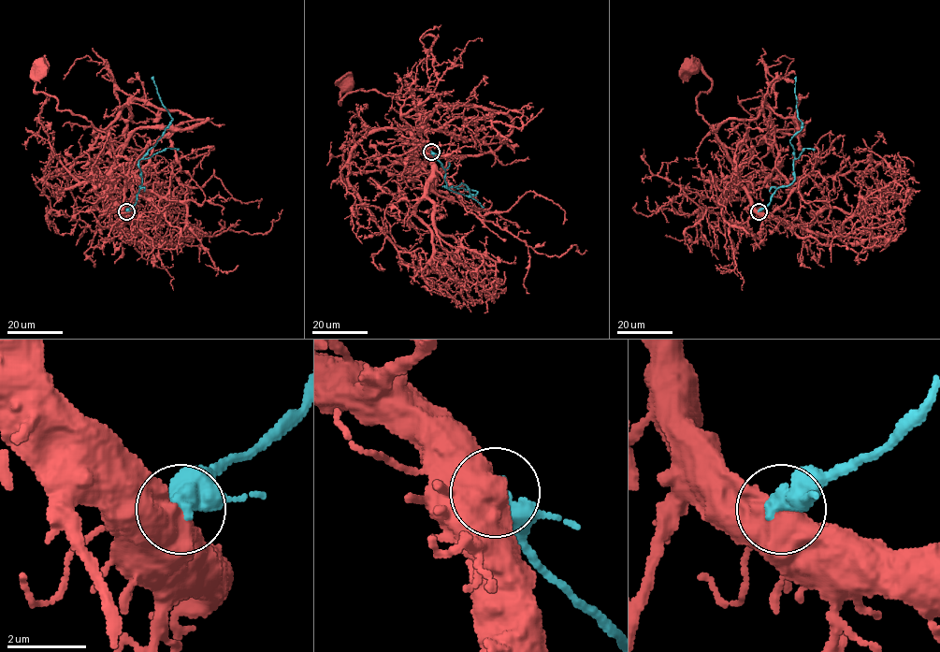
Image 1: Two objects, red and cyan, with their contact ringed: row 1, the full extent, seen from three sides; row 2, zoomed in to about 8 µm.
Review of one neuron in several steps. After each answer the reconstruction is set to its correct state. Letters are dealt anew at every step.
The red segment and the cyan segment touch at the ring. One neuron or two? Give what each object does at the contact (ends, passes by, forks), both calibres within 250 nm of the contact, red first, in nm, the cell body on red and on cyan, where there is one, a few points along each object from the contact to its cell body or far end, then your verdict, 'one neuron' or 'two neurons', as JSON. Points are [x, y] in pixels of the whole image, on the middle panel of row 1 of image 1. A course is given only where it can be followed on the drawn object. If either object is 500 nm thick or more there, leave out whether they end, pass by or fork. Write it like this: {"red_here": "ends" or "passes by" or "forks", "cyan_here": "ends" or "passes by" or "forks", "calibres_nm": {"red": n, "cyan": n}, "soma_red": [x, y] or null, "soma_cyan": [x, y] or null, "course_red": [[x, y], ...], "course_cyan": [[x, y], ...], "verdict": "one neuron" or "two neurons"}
{"calibres_nm": {"red": 800, "cyan": 600}, "soma_red": [344, 81], "soma_cyan": null, "course_red": [[431, 152], [401, 115], [404, 101], [397, 94], [404, 89], [409, 104], [359, 90], [340, 105], [346, 81]], "course_cyan": [[431, 152], [446, 171], [446, 187], [443, 187], [456, 187], [462, 182], [470, 194], [477, 193], [456, 188]], "verdict": "two neurons"}

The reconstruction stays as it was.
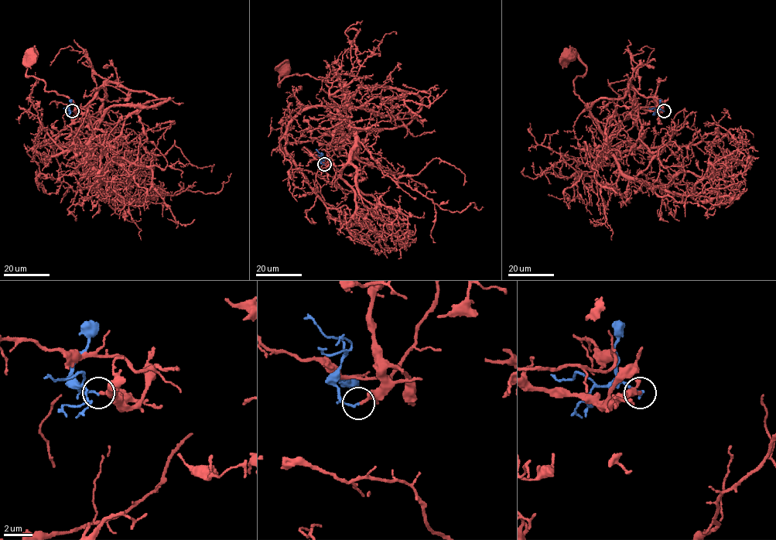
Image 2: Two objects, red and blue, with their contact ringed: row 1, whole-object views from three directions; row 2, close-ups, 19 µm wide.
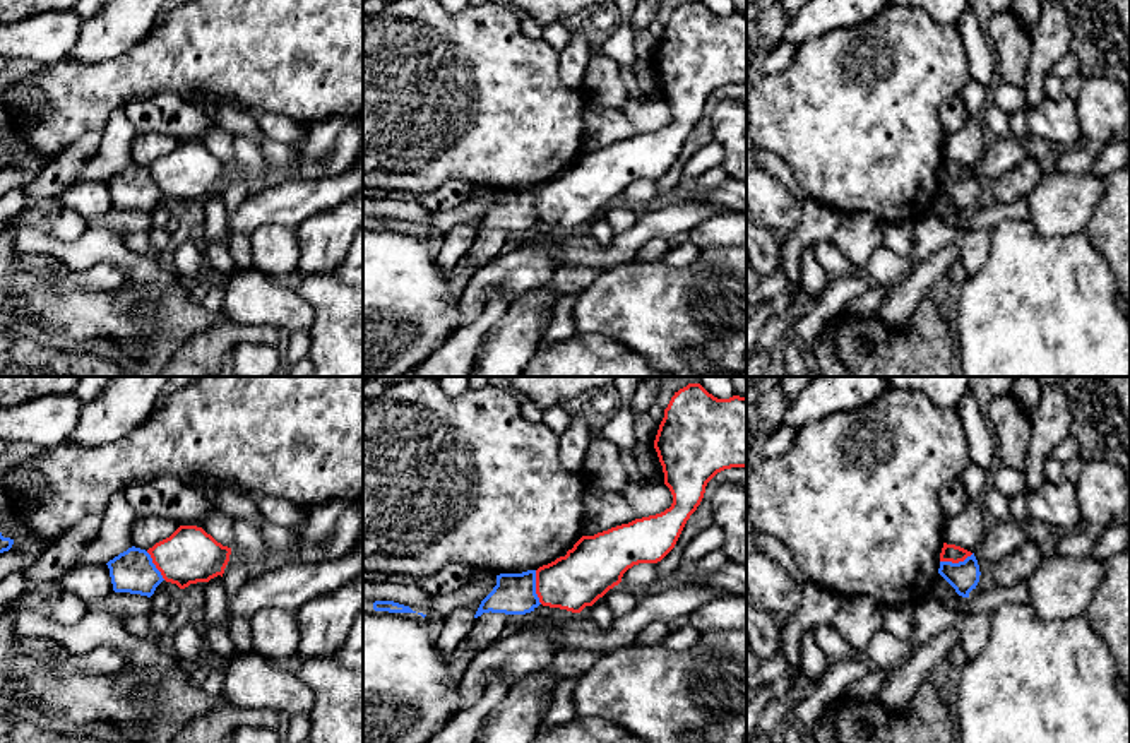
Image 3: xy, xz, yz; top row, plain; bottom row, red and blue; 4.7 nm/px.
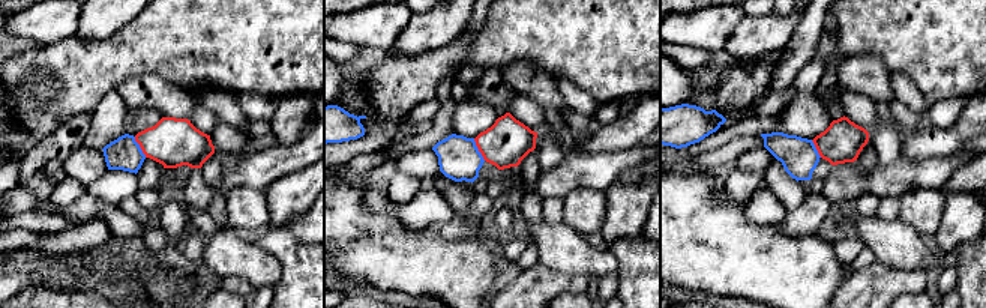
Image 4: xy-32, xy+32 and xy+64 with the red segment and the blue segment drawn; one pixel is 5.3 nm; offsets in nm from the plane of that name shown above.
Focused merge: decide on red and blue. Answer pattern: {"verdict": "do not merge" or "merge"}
{"verdict": "do not merge"}

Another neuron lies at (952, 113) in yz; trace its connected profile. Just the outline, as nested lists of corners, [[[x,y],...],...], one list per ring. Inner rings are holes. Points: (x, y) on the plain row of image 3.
[[[955,94],[940,106],[938,118],[945,134],[957,134],[967,123],[969,111],[966,103]]]

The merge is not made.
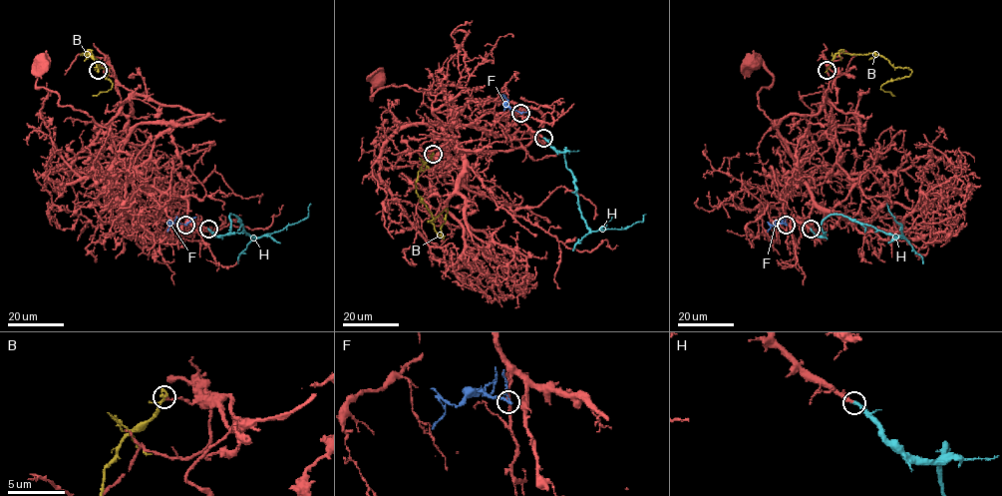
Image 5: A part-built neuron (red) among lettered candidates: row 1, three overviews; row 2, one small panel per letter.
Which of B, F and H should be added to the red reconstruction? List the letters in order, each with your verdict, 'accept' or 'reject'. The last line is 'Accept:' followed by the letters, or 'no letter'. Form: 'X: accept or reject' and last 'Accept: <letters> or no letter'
B: reject
F: reject
H: accept
Accept: H

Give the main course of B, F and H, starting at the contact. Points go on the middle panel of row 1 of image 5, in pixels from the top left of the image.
B: (433, 154), (419, 172), (415, 185), (432, 215), (435, 231), (444, 239), (441, 226), (447, 208), (428, 222)
F: (520, 113), (506, 106), (507, 100), (502, 94)
H: (543, 138), (557, 151), (565, 148), (565, 167), (591, 231), (626, 229), (645, 215)

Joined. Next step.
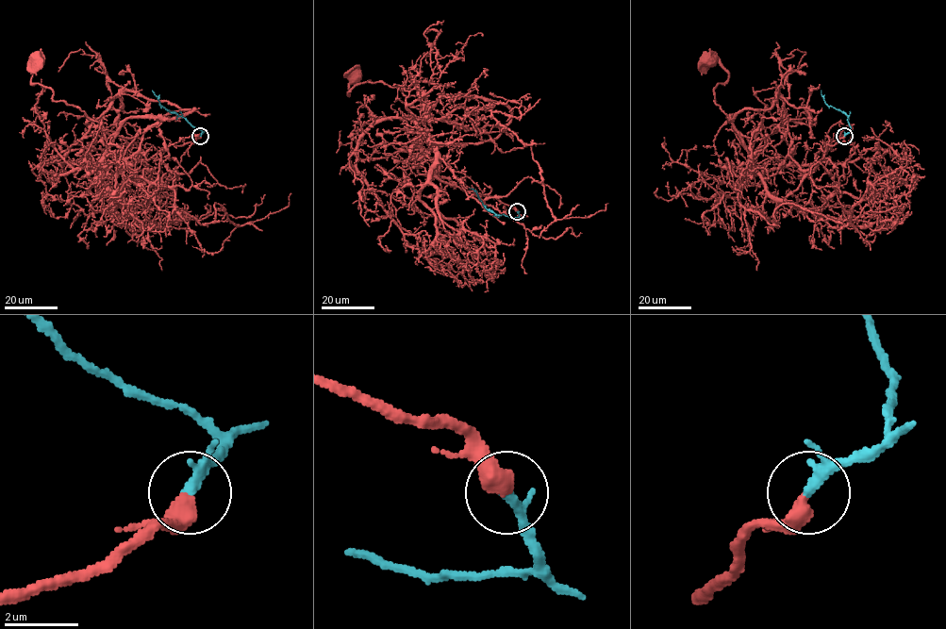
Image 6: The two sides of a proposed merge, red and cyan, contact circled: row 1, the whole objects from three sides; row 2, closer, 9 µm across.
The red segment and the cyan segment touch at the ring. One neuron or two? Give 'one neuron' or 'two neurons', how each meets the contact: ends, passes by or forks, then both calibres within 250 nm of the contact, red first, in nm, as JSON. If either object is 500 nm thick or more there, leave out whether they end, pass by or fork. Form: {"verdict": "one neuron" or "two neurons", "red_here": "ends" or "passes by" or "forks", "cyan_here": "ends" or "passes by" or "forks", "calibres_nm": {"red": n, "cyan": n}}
{"verdict": "one neuron", "calibres_nm": {"red": 500, "cyan": 240}}

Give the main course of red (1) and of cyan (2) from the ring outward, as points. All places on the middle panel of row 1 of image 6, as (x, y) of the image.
1: (517, 211), (437, 176), (406, 106), (402, 86), (413, 82), (413, 95), (367, 81), (349, 95), (353, 74)
2: (517, 211), (518, 217), (496, 214), (488, 209), (476, 192), (469, 188)

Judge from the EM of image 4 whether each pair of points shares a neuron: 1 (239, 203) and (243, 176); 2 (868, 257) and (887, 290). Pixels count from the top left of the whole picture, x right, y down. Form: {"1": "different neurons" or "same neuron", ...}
{"1": "different neurons", "2": "different neurons"}

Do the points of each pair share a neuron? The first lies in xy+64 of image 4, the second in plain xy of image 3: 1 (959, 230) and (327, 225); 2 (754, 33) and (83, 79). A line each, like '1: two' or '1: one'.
1: one
2: two

